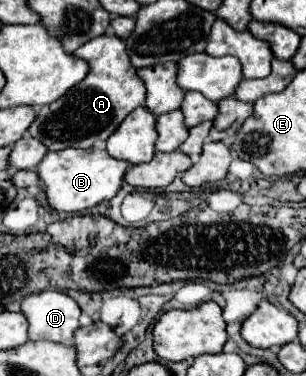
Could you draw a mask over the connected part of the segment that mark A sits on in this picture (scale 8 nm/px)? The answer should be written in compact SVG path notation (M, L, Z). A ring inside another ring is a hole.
M102 34L86 42L74 50L74 56L84 58L90 64L88 76L56 102L42 106L34 124L30 126L30 134L44 142L48 150L64 150L68 146L92 148L104 144L122 124L122 120L146 100L146 86L130 62L126 44L114 34Z

